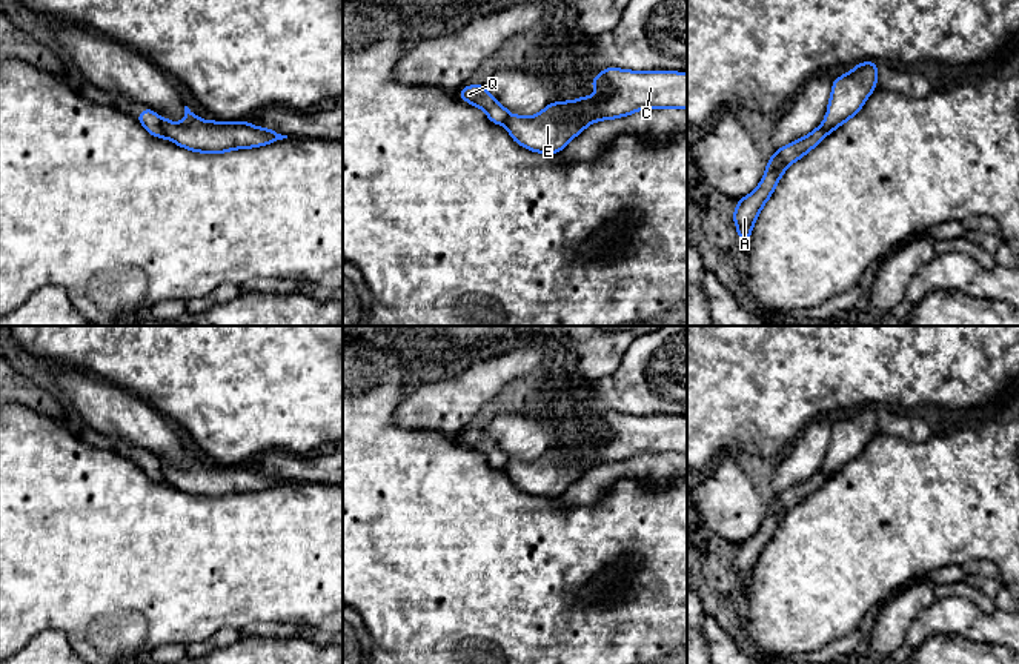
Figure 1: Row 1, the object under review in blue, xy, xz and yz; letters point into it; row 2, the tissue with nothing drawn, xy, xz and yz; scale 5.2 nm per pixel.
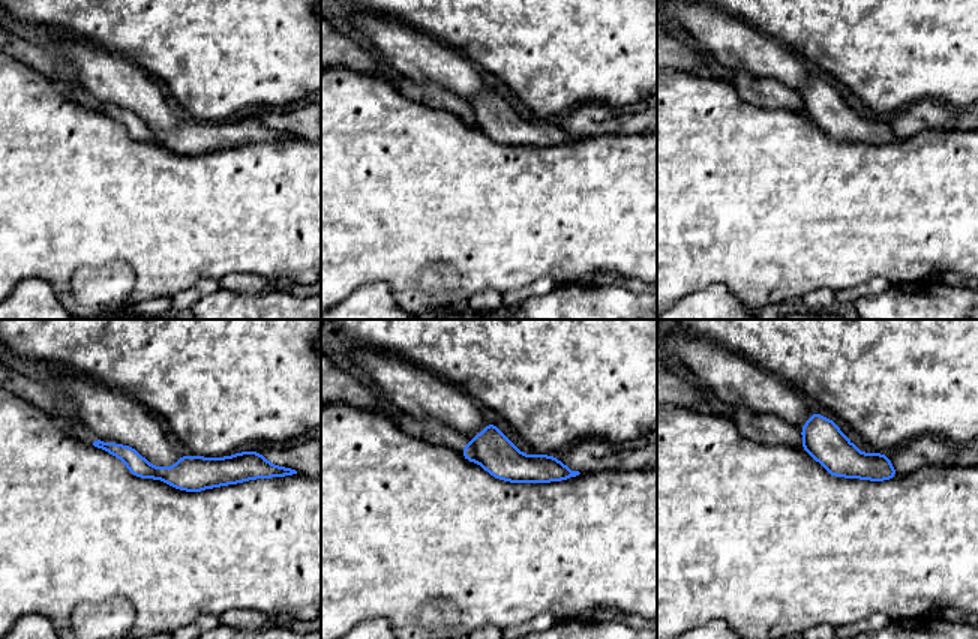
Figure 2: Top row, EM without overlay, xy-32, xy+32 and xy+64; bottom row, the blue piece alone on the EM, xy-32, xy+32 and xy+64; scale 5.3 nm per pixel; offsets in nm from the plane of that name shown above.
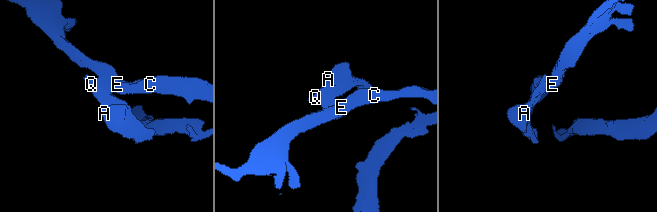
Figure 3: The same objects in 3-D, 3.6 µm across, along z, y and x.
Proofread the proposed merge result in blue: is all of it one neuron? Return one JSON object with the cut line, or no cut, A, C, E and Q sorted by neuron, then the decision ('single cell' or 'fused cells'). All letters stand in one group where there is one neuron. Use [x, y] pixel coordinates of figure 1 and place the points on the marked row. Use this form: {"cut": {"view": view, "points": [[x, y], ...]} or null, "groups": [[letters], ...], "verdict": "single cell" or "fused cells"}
{"cut": {"view": "xy", "points": [[159, 119], [166, 137]]}, "groups": [["A", "Q"], ["C", "E"]], "verdict": "fused cells"}

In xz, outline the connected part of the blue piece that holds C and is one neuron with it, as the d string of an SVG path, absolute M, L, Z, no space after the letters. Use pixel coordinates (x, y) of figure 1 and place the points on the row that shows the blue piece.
M606 68L601 69L596 78L590 78L590 83L598 91L593 98L583 95L578 100L549 103L539 114L532 117L509 115L504 126L513 141L532 152L558 154L572 138L595 121L632 115L641 109L687 108L687 72Z

